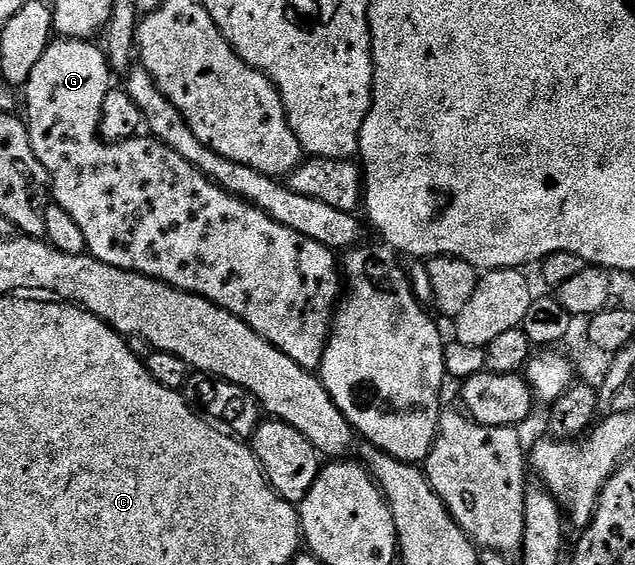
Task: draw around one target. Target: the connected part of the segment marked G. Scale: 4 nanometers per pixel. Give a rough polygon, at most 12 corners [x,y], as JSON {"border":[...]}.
{"border":[[58,38],[30,145],[87,253],[321,369],[335,253],[149,135],[110,61]]}

